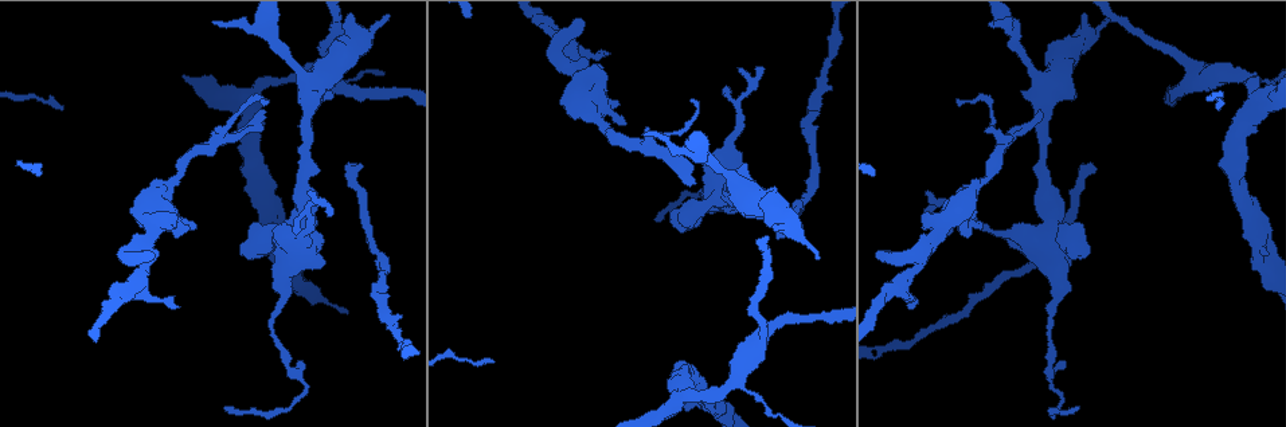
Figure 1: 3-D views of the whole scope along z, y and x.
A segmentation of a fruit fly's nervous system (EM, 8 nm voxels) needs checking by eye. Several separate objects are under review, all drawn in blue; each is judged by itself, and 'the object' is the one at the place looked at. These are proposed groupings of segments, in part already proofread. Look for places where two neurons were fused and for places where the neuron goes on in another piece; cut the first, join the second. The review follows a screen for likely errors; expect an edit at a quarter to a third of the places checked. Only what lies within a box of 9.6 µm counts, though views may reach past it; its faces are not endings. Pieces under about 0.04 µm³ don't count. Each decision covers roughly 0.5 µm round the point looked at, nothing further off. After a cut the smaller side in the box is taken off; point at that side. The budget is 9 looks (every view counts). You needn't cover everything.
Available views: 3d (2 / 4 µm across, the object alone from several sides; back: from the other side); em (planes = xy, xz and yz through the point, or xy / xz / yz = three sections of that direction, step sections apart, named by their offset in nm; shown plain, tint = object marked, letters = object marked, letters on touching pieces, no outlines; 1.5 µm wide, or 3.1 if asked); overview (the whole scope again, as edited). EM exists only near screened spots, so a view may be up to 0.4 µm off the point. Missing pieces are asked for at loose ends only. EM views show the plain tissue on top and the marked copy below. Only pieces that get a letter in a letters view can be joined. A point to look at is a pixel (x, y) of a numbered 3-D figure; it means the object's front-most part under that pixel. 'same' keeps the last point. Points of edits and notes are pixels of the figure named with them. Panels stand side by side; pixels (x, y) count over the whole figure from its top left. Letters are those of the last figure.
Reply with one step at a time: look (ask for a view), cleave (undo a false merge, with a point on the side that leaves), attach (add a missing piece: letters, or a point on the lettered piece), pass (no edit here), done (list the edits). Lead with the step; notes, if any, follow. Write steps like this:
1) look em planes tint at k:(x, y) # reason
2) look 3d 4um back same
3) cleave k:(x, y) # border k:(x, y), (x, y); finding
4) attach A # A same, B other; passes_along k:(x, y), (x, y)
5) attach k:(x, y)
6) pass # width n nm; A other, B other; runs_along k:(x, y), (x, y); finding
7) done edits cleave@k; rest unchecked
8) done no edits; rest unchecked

look 3d 2um at 1:(1040, 109) # free end

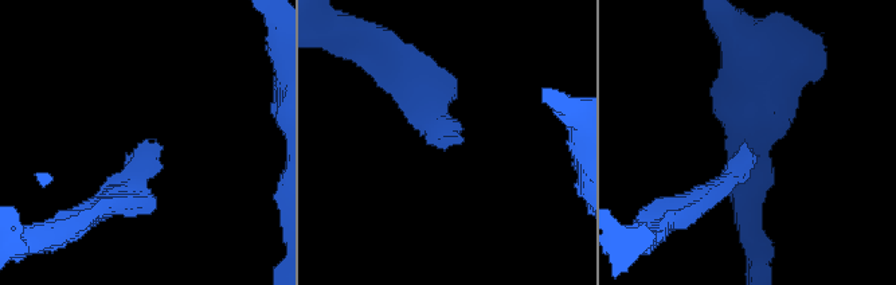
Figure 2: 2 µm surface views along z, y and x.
look em planes letters at 2:(151, 143) # now the EM

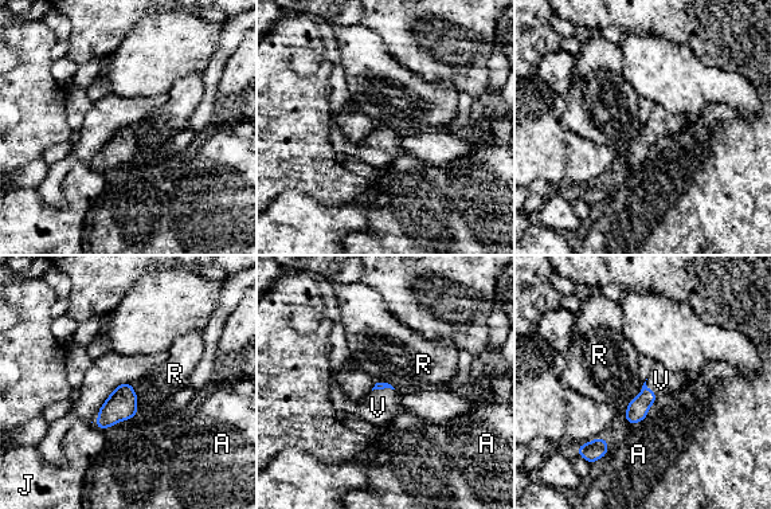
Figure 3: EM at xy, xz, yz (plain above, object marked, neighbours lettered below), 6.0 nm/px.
attach 3:(378, 407) # A other, J other, R other, V same; passes_along 3:(379, 386), (383, 388), (378, 407); the neuron continues

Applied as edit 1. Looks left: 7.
look 3d 4um at 1:(756, 68) # tapers out

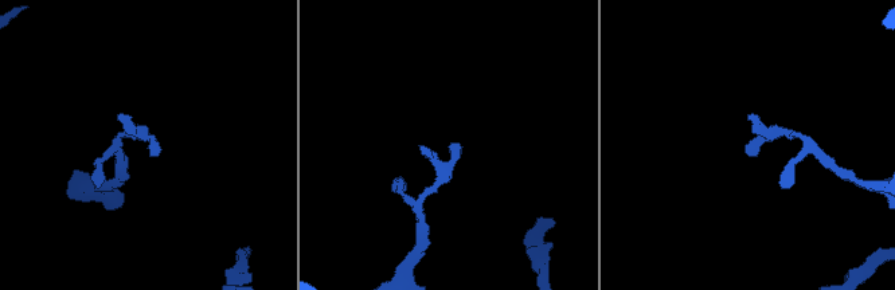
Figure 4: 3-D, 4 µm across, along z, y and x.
look em planes letters at 4:(150, 156) # need the tissue

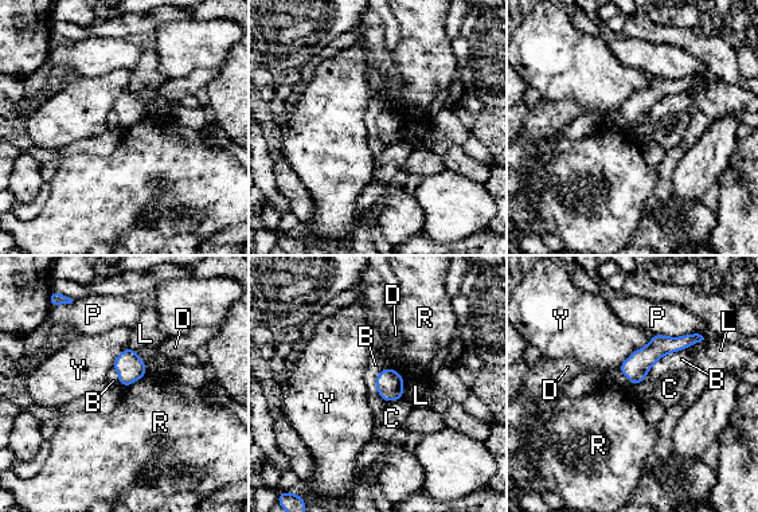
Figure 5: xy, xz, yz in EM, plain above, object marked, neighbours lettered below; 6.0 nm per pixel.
pass # width 160 nm; B other, C other, D other, L other, P other, R other, Y other; none of them fits

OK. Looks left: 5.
look em planes letters at 1:(912, 308) # tapers out

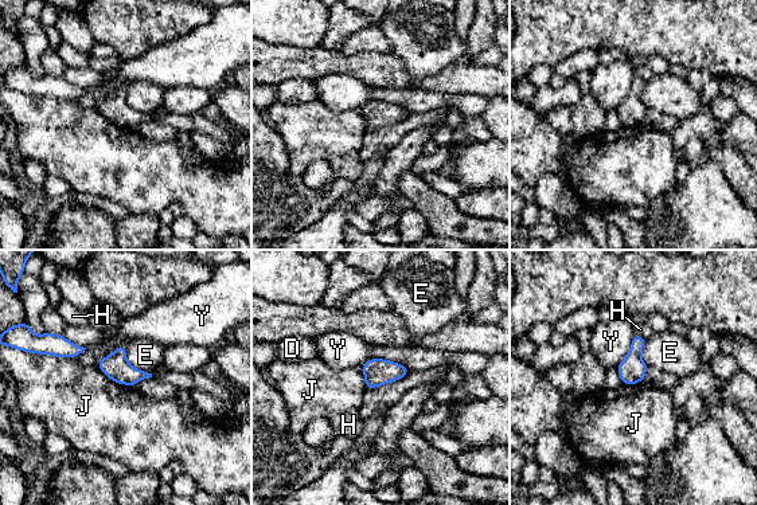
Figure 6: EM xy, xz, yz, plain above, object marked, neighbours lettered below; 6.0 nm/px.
pass # width 160 nm; D other, E other, H other, J other, Y other; border 6:(34, 352), (77, 357); no lettered piece goes on from it

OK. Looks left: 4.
done edits attach@3; rest unchecked

